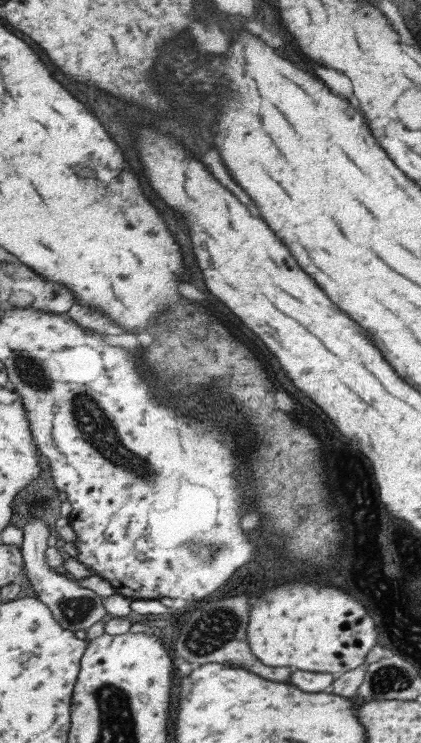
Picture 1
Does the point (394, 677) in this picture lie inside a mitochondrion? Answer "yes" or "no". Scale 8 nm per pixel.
yes

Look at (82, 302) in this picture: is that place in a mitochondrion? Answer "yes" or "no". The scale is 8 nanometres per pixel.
no

